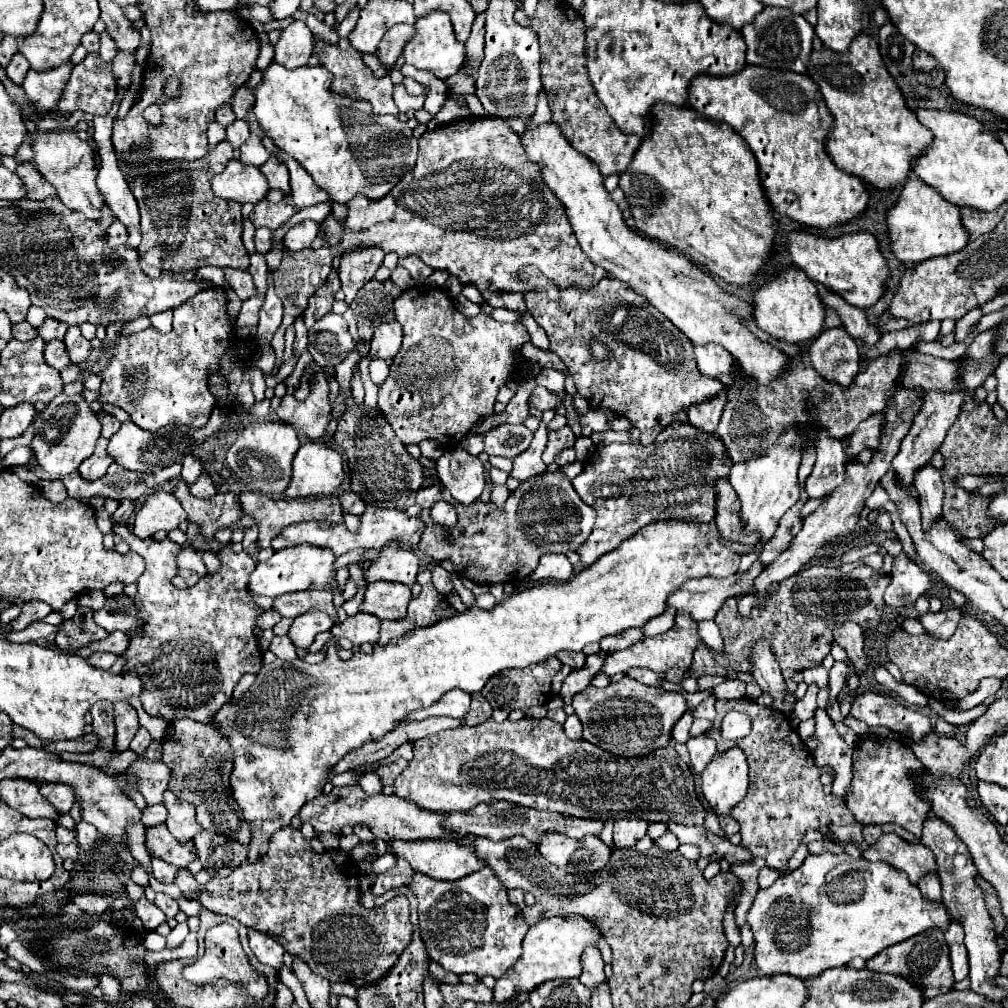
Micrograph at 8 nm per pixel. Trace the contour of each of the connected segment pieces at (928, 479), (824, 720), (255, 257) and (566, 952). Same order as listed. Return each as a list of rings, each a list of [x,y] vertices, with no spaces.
[[[931,464],[919,468],[915,472],[913,486],[919,492],[919,506],[923,516],[923,528],[927,530],[929,524],[935,518],[941,518],[941,506],[943,506],[943,482],[939,476],[939,470]]]
[[[817,708],[815,712],[815,736],[819,738],[819,748],[815,750],[817,766],[829,764],[835,770],[833,794],[837,798],[845,798],[849,794],[851,784],[851,752],[853,748],[843,742],[839,732],[835,730],[833,720],[827,716],[825,708]]]
[[[253,252],[251,254],[251,266],[249,266],[249,272],[253,274],[253,280],[255,280],[255,286],[259,288],[259,294],[265,294],[267,292],[267,262],[265,262],[265,254],[261,252]]]
[[[567,916],[567,918],[545,918],[531,926],[523,938],[523,952],[519,956],[519,962],[515,962],[507,974],[497,978],[495,984],[495,1002],[503,1002],[517,992],[531,992],[535,986],[547,982],[547,980],[557,980],[557,978],[577,978],[579,976],[579,954],[585,946],[595,944],[599,938],[597,926],[593,926],[589,920],[581,916]]]

